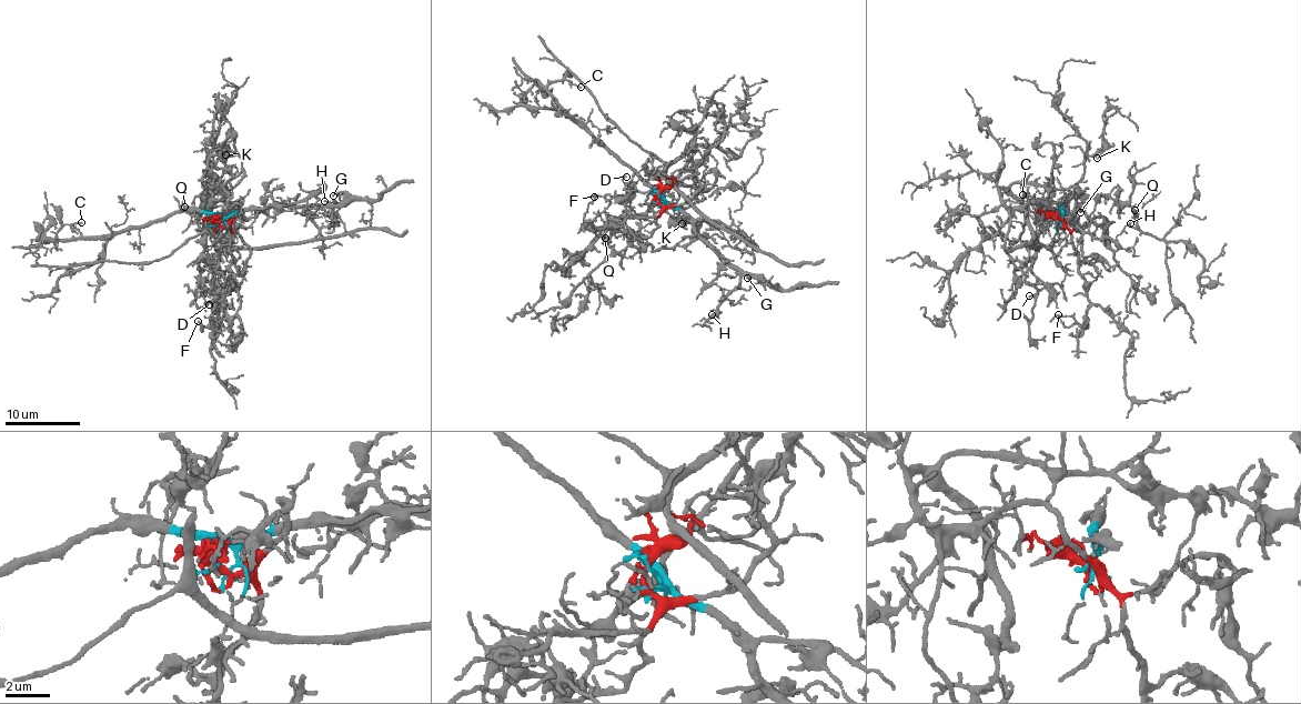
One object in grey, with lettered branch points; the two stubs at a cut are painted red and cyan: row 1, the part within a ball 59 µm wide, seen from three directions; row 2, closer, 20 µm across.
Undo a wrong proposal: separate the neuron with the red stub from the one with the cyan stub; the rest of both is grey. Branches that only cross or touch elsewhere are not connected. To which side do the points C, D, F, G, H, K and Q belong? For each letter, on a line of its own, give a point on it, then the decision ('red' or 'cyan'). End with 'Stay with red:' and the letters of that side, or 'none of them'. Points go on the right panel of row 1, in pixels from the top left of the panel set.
C: (1022, 194) | cyan
D: (1029, 295) | red
F: (1058, 314) | red
G: (1080, 212) | cyan
H: (1130, 223) | cyan
K: (1097, 158) | red
Q: (1135, 210) | red
Stay with red: D, F, K, Q

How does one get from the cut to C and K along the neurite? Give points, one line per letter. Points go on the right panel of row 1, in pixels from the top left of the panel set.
C: (1058, 220), (1065, 205), (1060, 202), (1049, 217), (1038, 211), (1021, 194)
K: (1058, 220), (1011, 208), (999, 191), (1015, 182), (1066, 189), (1083, 176), (1086, 154), (1099, 151), (1096, 159)

